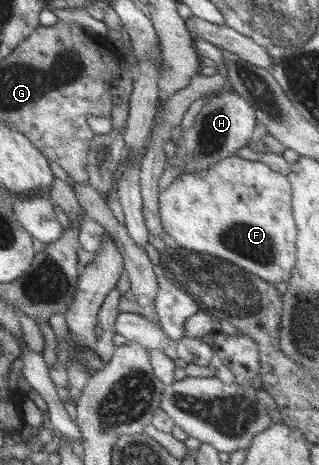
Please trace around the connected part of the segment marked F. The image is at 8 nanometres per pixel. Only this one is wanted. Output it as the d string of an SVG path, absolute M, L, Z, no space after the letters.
M230 156L208 169L183 173L160 192L160 213L166 232L178 246L195 253L206 252L256 274L268 283L287 280L295 262L296 226L290 209L287 176L275 172L264 162Z

